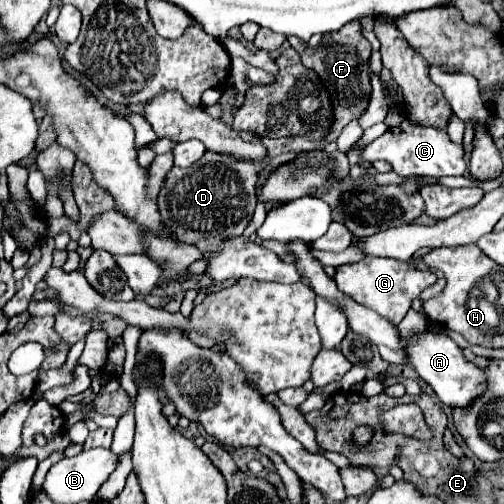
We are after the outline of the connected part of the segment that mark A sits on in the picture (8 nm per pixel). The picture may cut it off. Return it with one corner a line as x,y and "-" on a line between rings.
425,329
421,333
413,333
407,339
401,337
401,343
403,343
405,355
407,355
407,363
413,367
413,371
417,373
419,379
423,379
427,385
433,387
433,391
437,393
441,403
445,403
449,407
467,407
483,391
485,377
483,377
481,369
463,357
461,349
457,347
457,343
451,337
431,333

